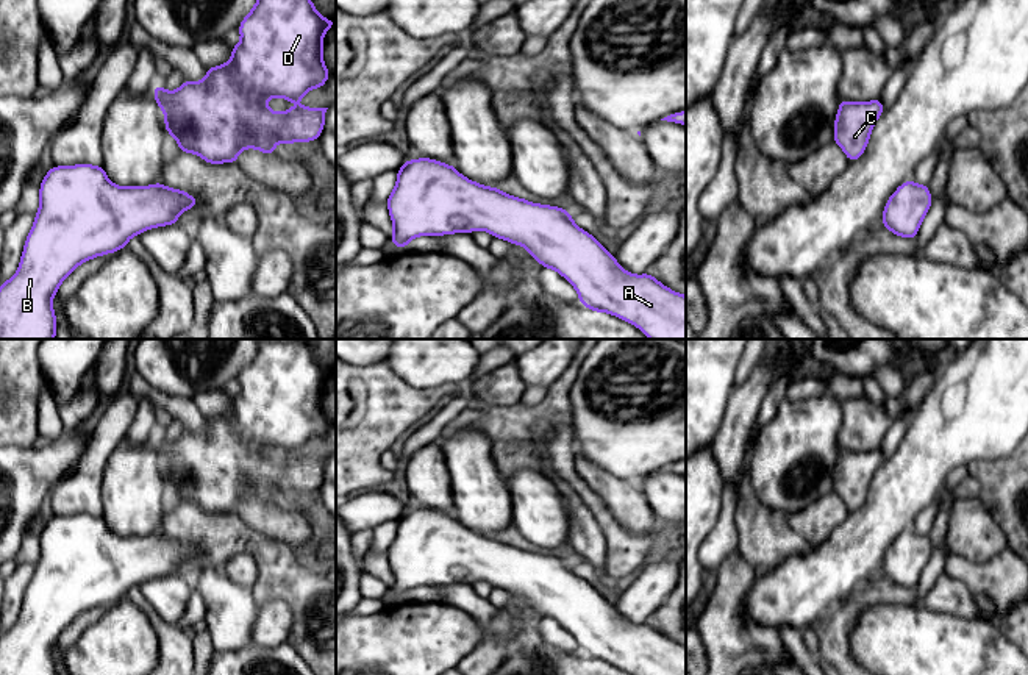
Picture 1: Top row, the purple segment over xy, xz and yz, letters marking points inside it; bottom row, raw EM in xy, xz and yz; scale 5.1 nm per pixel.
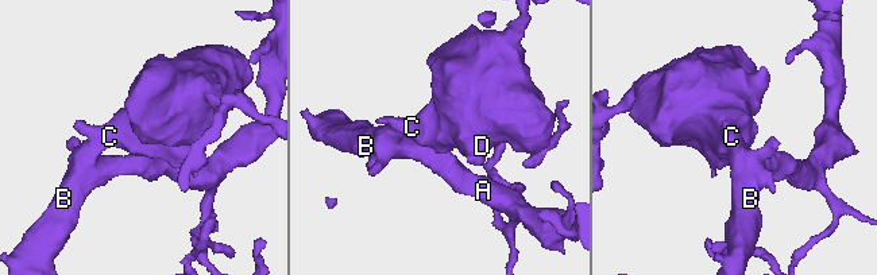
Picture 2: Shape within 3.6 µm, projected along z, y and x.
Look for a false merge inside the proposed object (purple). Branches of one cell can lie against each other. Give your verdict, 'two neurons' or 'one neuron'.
one neuron

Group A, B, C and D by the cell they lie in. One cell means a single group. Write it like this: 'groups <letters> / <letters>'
groups A B C D

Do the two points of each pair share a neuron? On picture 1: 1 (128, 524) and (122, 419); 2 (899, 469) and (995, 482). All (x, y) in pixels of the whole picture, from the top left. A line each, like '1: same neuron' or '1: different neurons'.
1: different neurons
2: different neurons

